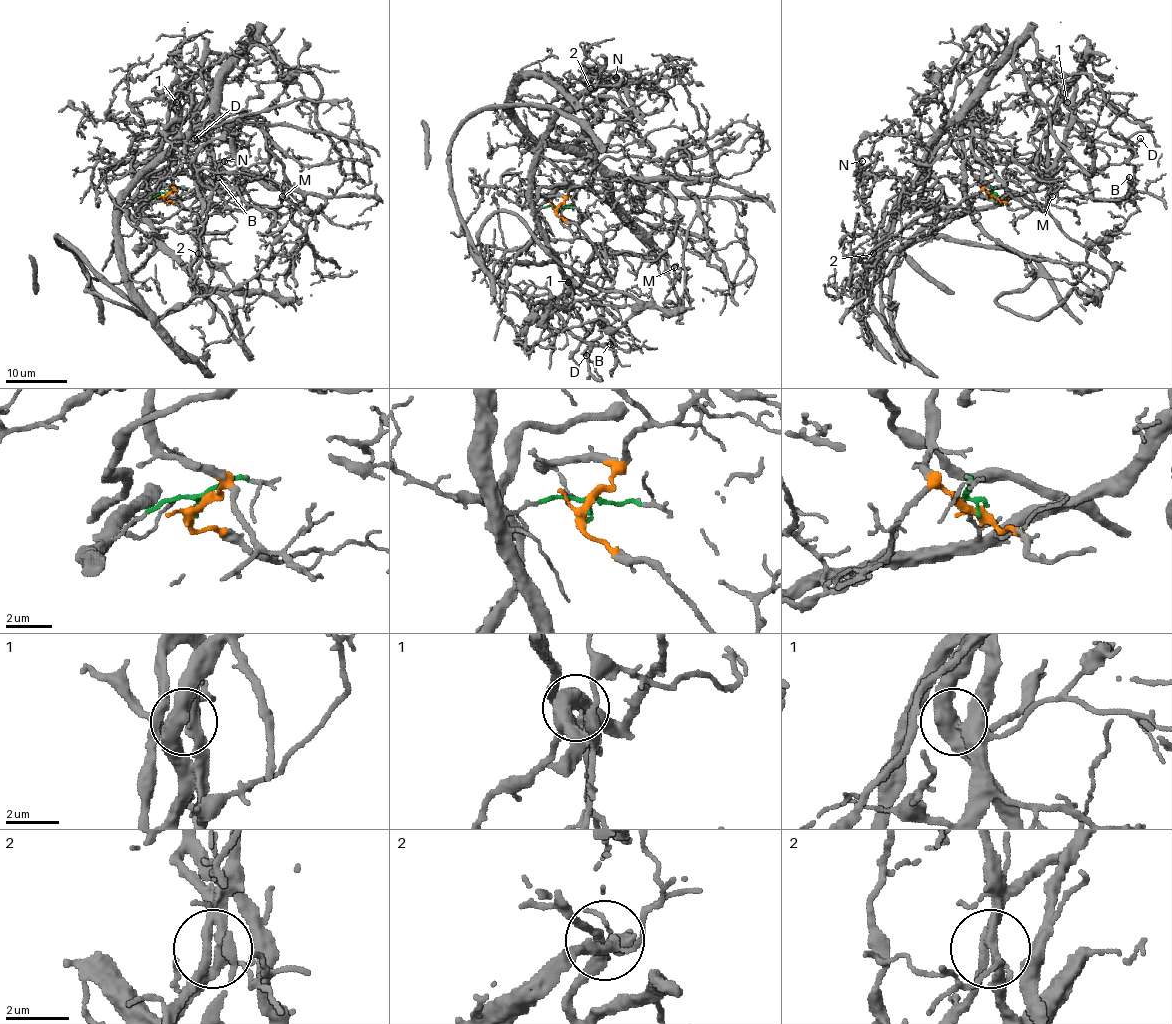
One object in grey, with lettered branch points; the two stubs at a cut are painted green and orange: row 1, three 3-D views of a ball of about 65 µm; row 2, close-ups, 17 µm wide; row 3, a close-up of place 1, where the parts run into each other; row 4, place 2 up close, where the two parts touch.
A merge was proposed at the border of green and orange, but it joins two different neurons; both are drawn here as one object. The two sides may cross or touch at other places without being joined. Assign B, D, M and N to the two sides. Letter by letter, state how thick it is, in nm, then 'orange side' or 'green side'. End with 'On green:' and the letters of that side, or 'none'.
B: 150 nm | orange side
D: 120 nm | orange side
M: 130 nm | orange side
N: 80 nm | green side
On green: N

